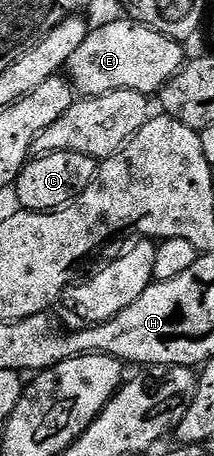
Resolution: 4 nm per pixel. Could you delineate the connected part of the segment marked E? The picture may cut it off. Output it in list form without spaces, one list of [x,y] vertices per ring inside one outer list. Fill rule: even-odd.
[[[122,17],[96,30],[95,27],[88,29],[85,44],[81,44],[81,48],[77,48],[67,61],[65,70],[76,95],[96,98],[114,90],[132,90],[155,96],[178,70],[183,69],[184,47],[180,43],[130,17]]]

